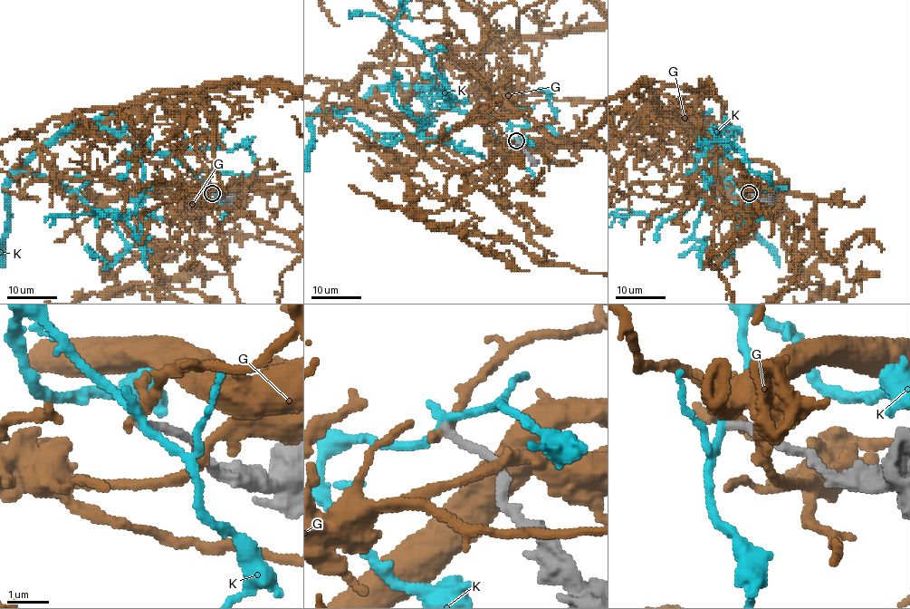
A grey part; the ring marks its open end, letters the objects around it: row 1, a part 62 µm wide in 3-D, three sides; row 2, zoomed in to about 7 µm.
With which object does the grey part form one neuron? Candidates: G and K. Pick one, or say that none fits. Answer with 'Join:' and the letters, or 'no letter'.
Join: no letter

